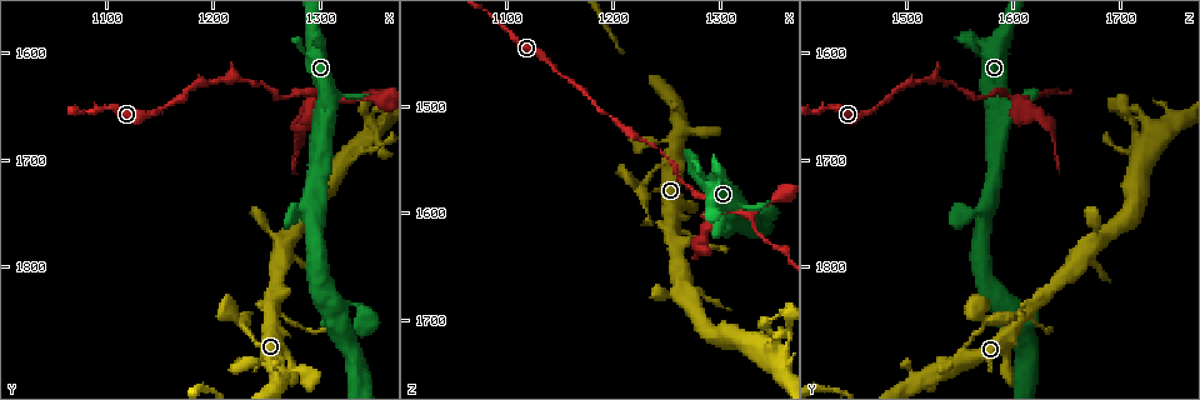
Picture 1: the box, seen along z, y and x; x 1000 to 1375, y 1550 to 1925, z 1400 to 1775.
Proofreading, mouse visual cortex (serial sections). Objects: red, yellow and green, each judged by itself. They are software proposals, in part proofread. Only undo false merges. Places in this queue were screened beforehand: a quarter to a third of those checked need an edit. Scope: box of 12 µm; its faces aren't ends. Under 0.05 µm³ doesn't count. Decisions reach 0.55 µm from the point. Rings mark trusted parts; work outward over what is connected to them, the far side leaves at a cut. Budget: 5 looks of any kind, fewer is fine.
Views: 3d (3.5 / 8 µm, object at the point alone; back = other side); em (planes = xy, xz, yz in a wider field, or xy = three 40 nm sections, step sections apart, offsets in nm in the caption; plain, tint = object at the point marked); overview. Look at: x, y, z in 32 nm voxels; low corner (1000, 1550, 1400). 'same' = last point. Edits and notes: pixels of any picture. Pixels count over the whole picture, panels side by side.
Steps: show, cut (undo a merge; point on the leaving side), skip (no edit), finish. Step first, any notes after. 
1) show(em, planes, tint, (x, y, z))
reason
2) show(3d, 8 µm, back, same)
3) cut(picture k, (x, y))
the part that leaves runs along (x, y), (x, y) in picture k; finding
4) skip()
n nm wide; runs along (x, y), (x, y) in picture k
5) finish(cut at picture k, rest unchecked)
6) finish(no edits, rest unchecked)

show(3d, 8 µm, (1352, 1682, 1716))
sharp bend

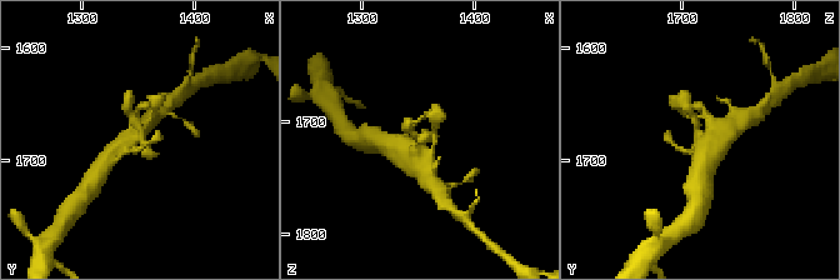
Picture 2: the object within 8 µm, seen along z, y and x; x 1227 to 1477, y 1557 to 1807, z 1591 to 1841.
show(3d, 3.5 µm, (1352, 1680, 1720))

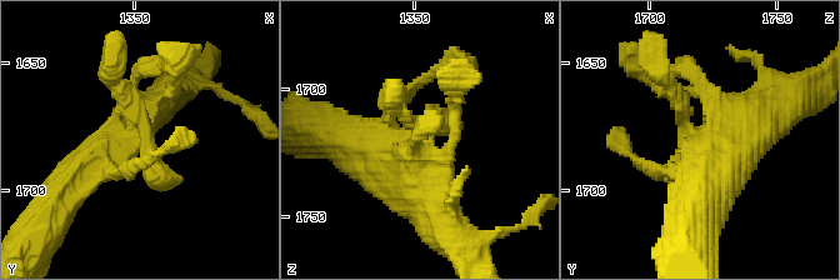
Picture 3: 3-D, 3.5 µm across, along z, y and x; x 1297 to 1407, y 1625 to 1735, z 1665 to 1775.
show(em, xy, step 5, tint, (1352, 1680, 1718))
now the EM

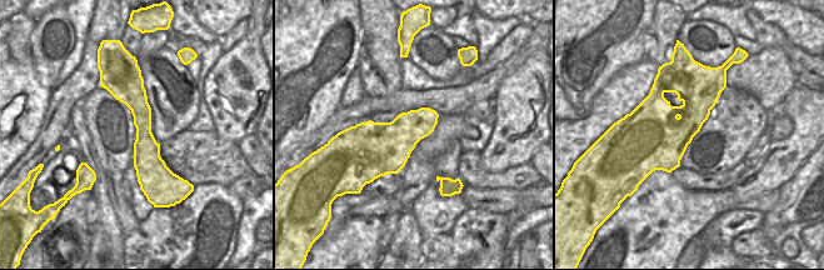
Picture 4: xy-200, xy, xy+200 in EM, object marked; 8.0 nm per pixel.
skip()
runs along (708, 178), (733, 124), (798, 85) in picture 3; all the same cell

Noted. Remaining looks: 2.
show(3d, 3.5 µm, (1242, 1892, 1534))

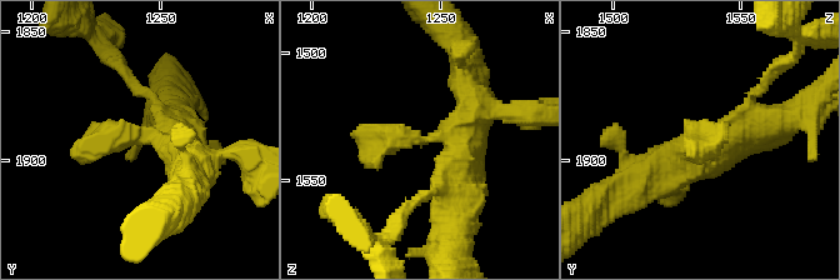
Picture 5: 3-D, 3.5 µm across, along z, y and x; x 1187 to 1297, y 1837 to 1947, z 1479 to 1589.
skip()
runs along (463, 183), (443, 134), (355, 134) in picture 5; one cell here

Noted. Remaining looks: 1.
finish(no edits, rest unchecked)

